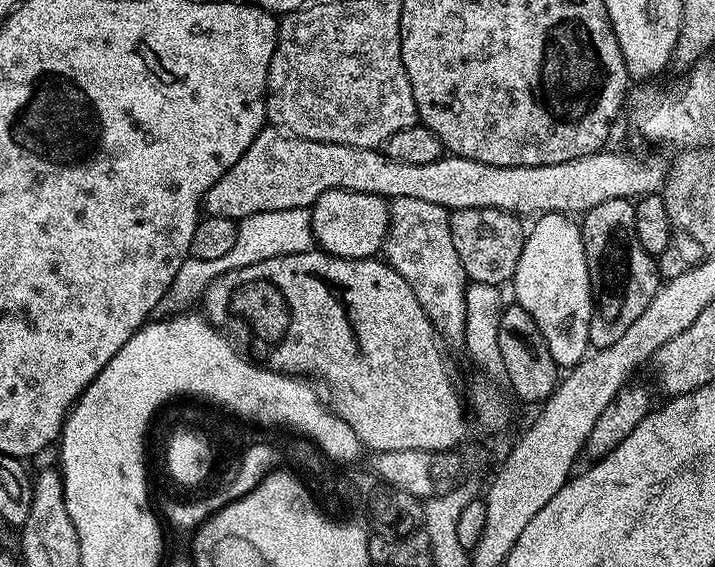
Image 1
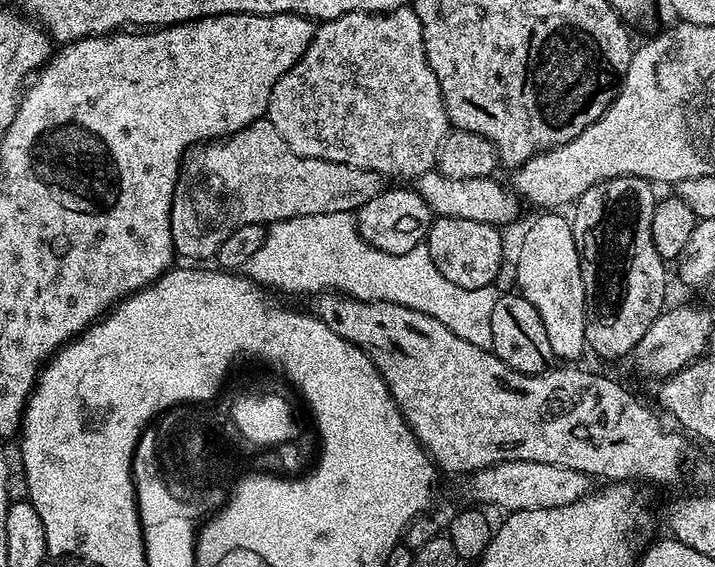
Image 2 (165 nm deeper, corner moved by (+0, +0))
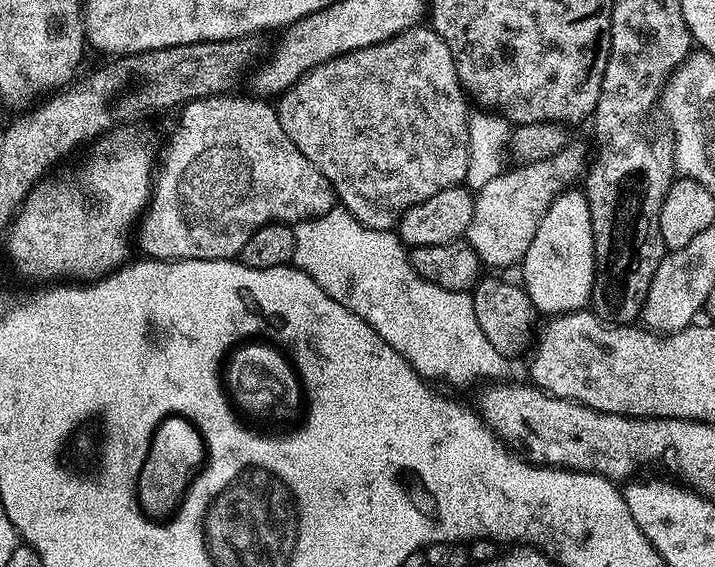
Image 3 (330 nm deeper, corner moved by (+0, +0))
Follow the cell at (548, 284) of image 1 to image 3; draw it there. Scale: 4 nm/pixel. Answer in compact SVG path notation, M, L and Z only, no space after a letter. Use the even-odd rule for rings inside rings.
M565 190L546 210L530 250L522 261L524 280L522 287L532 299L537 313L549 312L549 317L563 316L565 312L579 312L589 307L592 299L592 283L596 277L594 234L590 222L588 197L583 191Z

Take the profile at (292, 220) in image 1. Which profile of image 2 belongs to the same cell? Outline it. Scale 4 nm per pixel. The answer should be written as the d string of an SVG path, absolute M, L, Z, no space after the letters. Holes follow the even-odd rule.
M351 212L306 214L267 225L262 246L244 264L242 272L265 289L281 293L328 288L324 290L339 290L358 300L385 300L410 306L422 314L430 314L430 318L438 318L446 330L454 330L458 338L466 338L474 346L487 349L492 346L490 313L498 295L493 285L474 290L454 286L454 282L442 278L442 270L434 266L434 258L430 258L424 246L397 256L370 246L360 237L356 217Z

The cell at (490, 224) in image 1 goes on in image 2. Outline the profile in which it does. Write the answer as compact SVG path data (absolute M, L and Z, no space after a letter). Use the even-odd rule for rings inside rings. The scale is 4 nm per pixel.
M436 216L428 229L426 247L430 258L434 258L434 266L442 270L442 278L454 282L454 286L474 290L497 283L496 275L504 264L504 240L500 232L495 224L474 222L470 218Z

